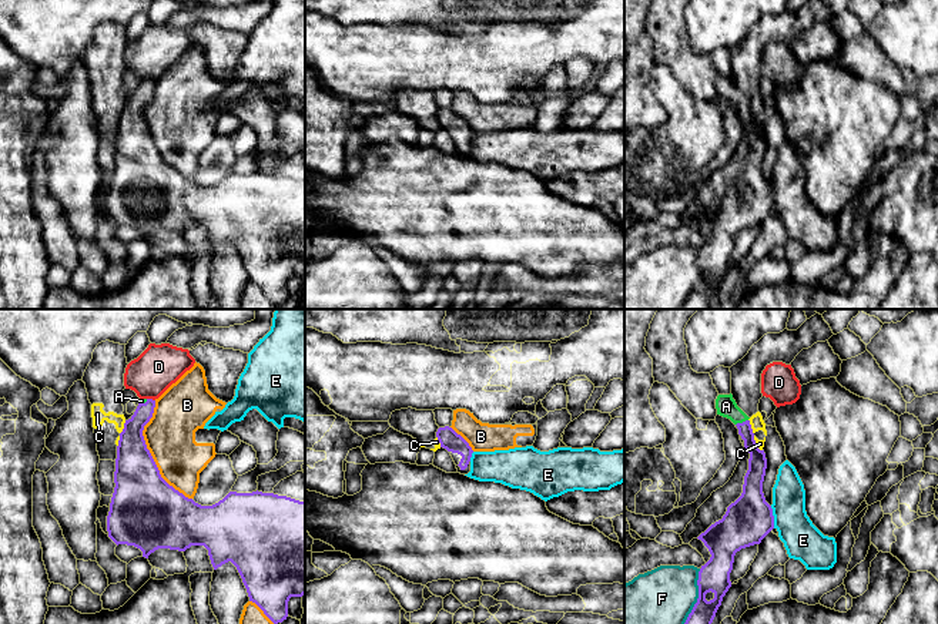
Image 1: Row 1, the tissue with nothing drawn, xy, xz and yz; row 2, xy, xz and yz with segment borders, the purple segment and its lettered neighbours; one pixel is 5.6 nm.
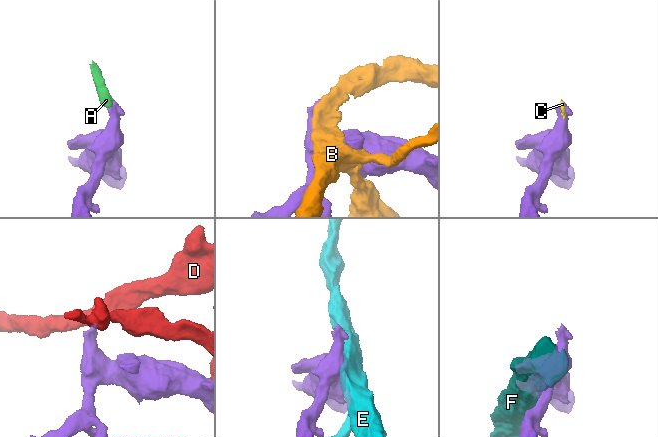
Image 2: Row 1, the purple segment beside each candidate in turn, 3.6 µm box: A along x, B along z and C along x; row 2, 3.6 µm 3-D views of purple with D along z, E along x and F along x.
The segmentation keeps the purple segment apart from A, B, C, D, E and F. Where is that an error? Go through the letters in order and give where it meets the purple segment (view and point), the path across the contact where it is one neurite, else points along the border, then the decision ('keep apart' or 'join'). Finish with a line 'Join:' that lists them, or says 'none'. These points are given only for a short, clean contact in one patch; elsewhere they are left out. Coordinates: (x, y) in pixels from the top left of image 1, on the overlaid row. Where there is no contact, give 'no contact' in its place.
A: meets purple in yz at (743, 422); runs through yz (757, 463), (743, 422), (726, 406); join
B: meets purple in xy at (150, 453); keep apart
C: meets purple in yz at (750, 426); border along yz (749, 419), (753, 433); keep apart
D: meets purple in xy at (151, 399); keep apart
E: meets purple in yz at (773, 517); keep apart
F: meets purple in yz at (699, 596); keep apart
Join: A

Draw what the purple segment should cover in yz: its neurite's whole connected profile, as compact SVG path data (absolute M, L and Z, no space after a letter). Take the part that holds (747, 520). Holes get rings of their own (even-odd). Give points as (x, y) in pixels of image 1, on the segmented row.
M718 395L717 415L730 419L750 453L741 496L727 507L721 520L711 524L697 539L711 557L699 571L699 598L684 624L711 624L723 597L731 587L730 573L734 556L741 548L760 544L774 529L771 506L766 501L763 482L767 469L764 450L754 440L750 417L737 406L733 395Z

